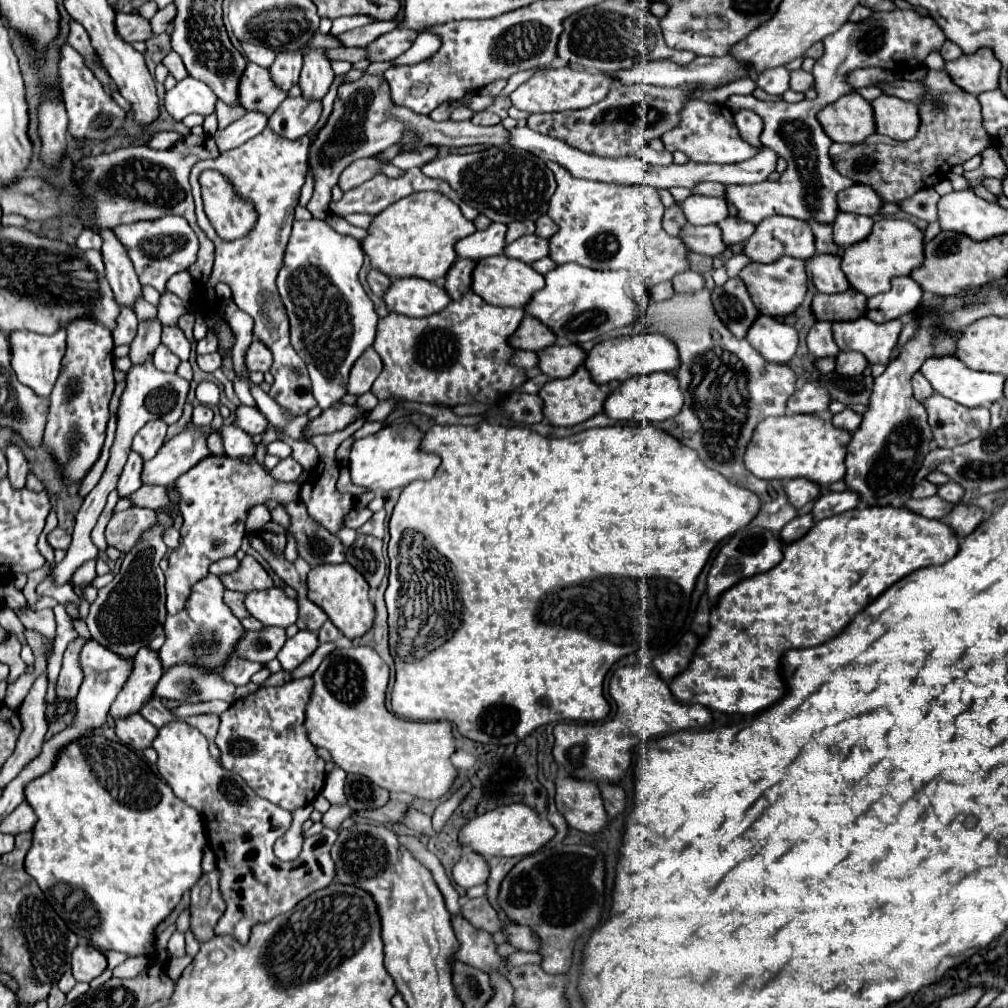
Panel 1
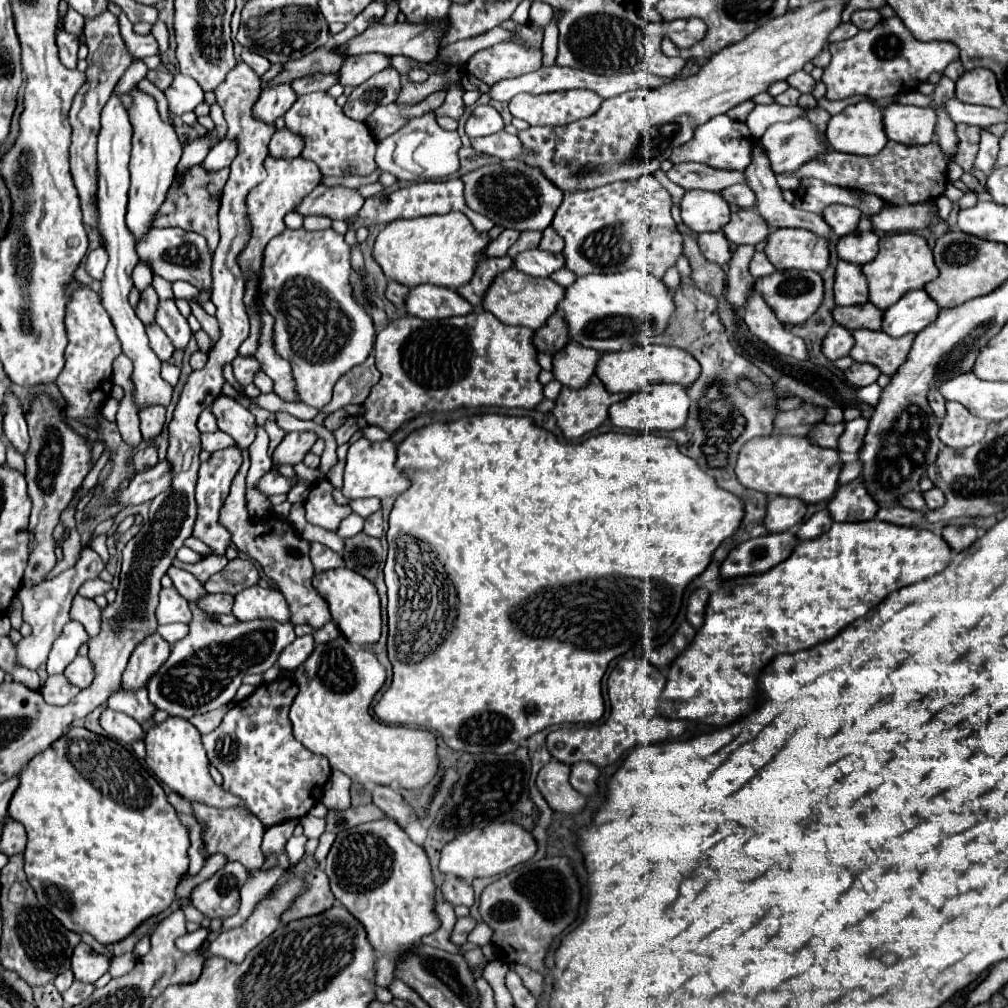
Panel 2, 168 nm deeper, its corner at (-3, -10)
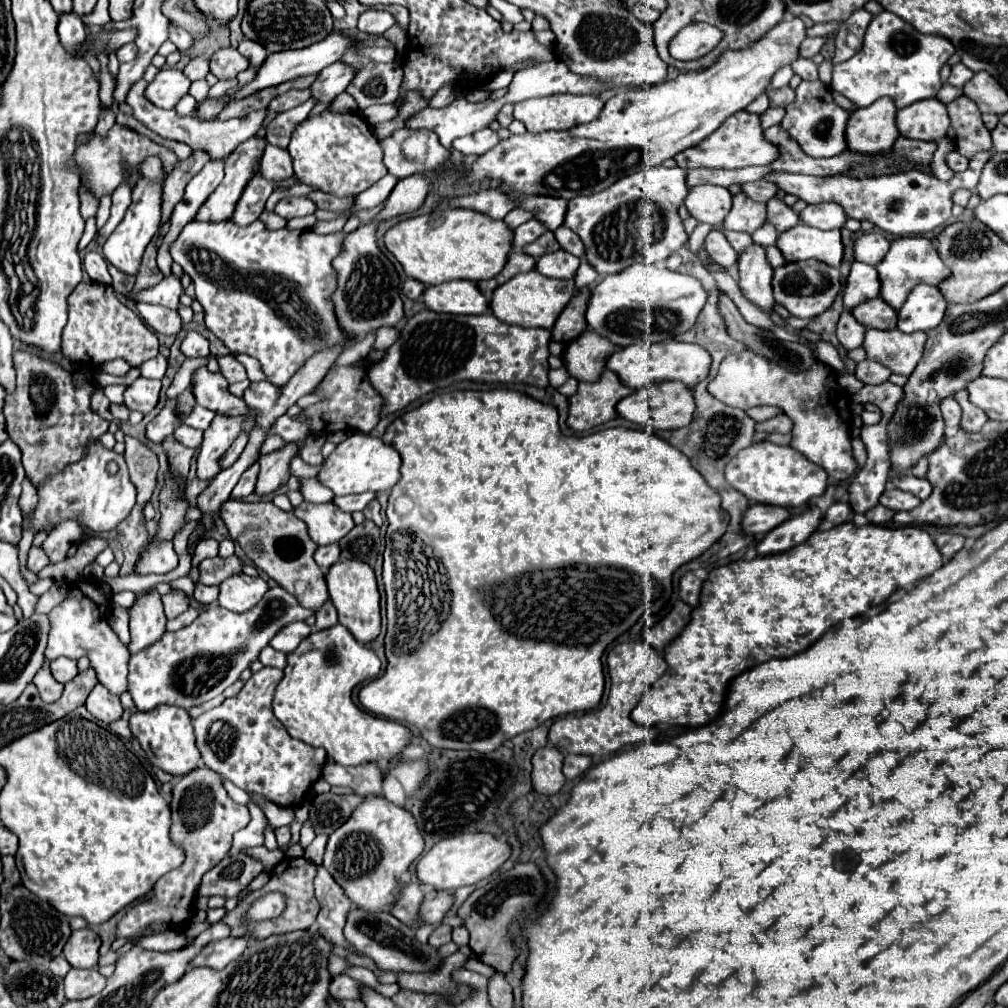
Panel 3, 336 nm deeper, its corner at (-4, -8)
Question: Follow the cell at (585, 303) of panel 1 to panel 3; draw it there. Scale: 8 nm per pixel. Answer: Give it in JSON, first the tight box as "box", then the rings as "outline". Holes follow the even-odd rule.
{"box":[586,263,708,347],"outline":[[[634,263],[628,269],[606,275],[594,289],[586,311],[586,321],[590,329],[608,337],[620,347],[634,345],[638,341],[658,343],[674,339],[686,333],[696,323],[708,295],[702,283],[678,271],[666,267]]]}

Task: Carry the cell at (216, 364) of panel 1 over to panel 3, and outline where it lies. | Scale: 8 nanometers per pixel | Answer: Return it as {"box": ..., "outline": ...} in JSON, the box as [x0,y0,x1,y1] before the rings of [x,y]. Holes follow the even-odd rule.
{"box":[180,331,210,357],"outline":[[[188,331],[180,349],[186,357],[206,357],[210,353],[208,351],[208,339],[198,331]]]}

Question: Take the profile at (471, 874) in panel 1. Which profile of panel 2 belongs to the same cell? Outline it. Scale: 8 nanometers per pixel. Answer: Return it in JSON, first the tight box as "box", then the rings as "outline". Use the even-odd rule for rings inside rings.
{"box":[441,875,475,907],"outline":[[[447,875],[445,883],[441,887],[443,897],[451,903],[451,905],[467,905],[471,907],[475,901],[475,893],[473,893],[473,885],[465,883],[463,879],[457,879],[455,875]]]}

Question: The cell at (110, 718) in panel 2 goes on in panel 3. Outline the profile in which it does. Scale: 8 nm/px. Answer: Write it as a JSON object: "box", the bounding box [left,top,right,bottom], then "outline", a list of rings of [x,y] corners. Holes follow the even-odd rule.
{"box":[84,683,122,723],"outline":[[[102,683],[94,685],[94,689],[90,691],[84,705],[96,719],[100,719],[104,723],[110,723],[122,715],[120,699],[114,697],[112,693],[108,693],[108,689]]]}

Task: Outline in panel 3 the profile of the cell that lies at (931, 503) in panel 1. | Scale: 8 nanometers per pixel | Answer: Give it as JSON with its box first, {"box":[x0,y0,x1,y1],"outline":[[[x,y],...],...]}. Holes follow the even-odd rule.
{"box":[866,505,894,525],"outline":[[[876,505],[870,511],[866,511],[866,519],[870,523],[876,523],[876,525],[884,525],[884,523],[892,521],[892,517],[894,517],[894,511],[892,509],[886,509],[882,505]]]}

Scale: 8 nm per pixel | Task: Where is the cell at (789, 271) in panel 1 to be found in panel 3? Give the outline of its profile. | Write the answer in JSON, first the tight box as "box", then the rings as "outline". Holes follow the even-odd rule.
{"box":[772,259,840,319],"outline":[[[818,259],[784,263],[782,267],[774,269],[772,287],[774,287],[776,303],[784,305],[790,311],[790,315],[812,319],[812,317],[824,313],[834,303],[836,295],[840,293],[840,271]]]}

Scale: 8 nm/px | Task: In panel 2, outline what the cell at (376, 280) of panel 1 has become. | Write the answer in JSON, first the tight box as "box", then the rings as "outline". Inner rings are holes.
{"box":[385,281,409,307],"outline":[[[389,281],[389,283],[387,283],[387,289],[385,289],[385,297],[387,297],[387,301],[391,301],[395,307],[403,307],[407,291],[409,291],[409,287],[405,287],[405,285],[401,285],[401,283],[395,283],[395,281]]]}

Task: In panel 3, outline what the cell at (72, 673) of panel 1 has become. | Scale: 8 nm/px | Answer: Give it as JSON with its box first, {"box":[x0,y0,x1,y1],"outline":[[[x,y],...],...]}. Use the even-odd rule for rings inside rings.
{"box":[32,665,64,703],"outline":[[[46,665],[36,673],[36,677],[32,679],[32,683],[36,685],[36,689],[38,689],[42,701],[52,703],[52,701],[56,701],[56,699],[62,695],[62,687],[64,687],[64,685],[58,683],[58,681],[52,677],[52,673],[50,673],[50,669],[48,669]]]}

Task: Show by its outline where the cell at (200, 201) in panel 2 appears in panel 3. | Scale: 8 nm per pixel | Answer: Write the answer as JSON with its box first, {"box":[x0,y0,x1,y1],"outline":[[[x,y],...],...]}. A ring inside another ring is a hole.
{"box":[196,137,266,221],"outline":[[[252,137],[238,145],[238,149],[226,159],[226,175],[210,199],[202,205],[196,219],[198,221],[226,221],[234,213],[234,205],[242,195],[242,189],[256,175],[258,161],[262,159],[266,141],[262,137]]]}

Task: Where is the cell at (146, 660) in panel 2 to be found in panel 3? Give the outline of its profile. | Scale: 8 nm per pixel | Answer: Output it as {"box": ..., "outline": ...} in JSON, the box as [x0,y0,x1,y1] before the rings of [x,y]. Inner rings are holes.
{"box":[130,589,166,653],"outline":[[[148,589],[136,595],[130,613],[130,653],[138,653],[158,641],[166,633],[166,615],[162,611],[162,595],[156,589]]]}

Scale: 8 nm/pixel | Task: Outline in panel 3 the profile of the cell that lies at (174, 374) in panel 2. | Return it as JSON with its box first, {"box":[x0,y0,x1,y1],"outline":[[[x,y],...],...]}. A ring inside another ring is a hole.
{"box":[138,355,166,379],"outline":[[[156,355],[148,361],[144,361],[138,369],[140,369],[140,375],[142,377],[150,377],[150,379],[162,379],[164,373],[166,373],[166,357],[164,355]]]}

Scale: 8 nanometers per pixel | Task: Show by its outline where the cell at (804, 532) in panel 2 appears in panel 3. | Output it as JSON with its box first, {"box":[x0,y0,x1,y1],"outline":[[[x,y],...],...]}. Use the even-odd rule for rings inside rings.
{"box":[826,503,852,523],"outline":[[[834,503],[828,511],[826,511],[826,519],[834,521],[834,523],[846,523],[852,517],[852,507],[850,503]]]}

